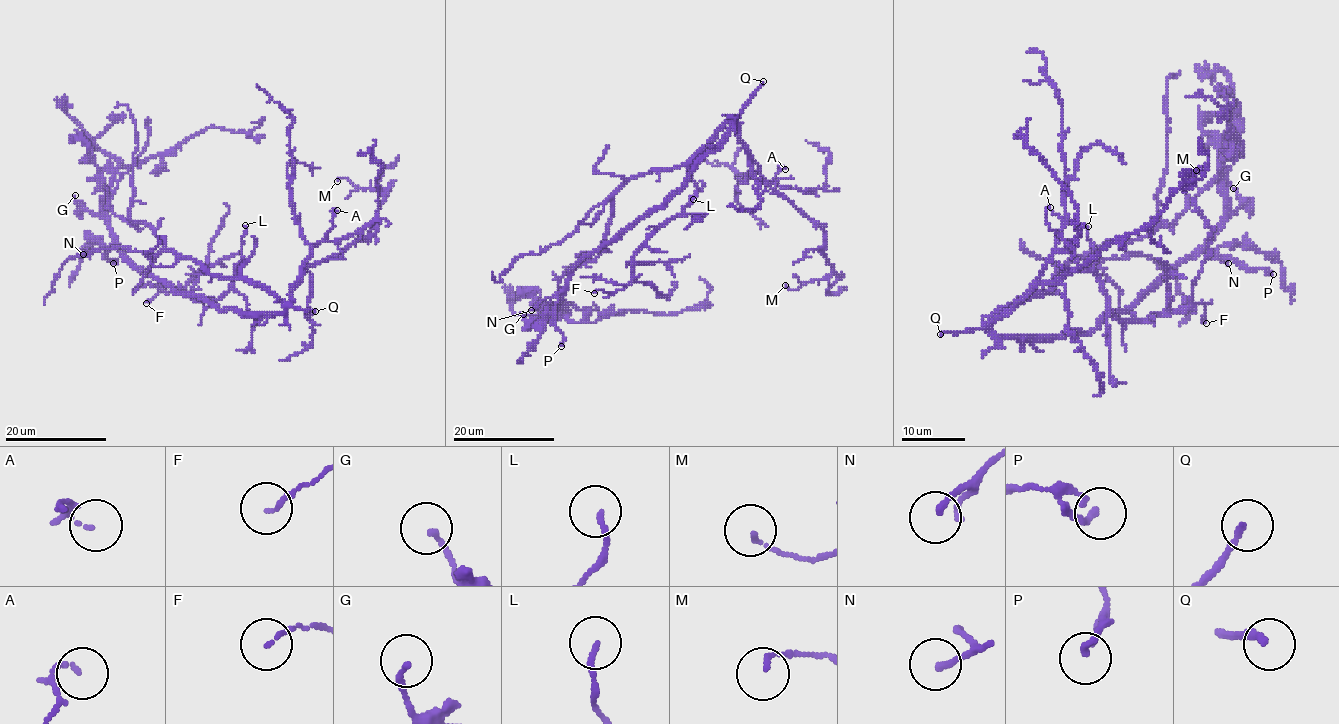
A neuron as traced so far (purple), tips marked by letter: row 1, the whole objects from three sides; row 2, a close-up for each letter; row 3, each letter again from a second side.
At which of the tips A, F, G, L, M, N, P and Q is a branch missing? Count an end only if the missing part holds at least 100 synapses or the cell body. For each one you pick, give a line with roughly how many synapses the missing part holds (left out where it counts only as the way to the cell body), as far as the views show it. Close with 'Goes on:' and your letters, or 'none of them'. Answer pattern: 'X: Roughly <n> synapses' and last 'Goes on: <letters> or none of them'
Goes on: Q

